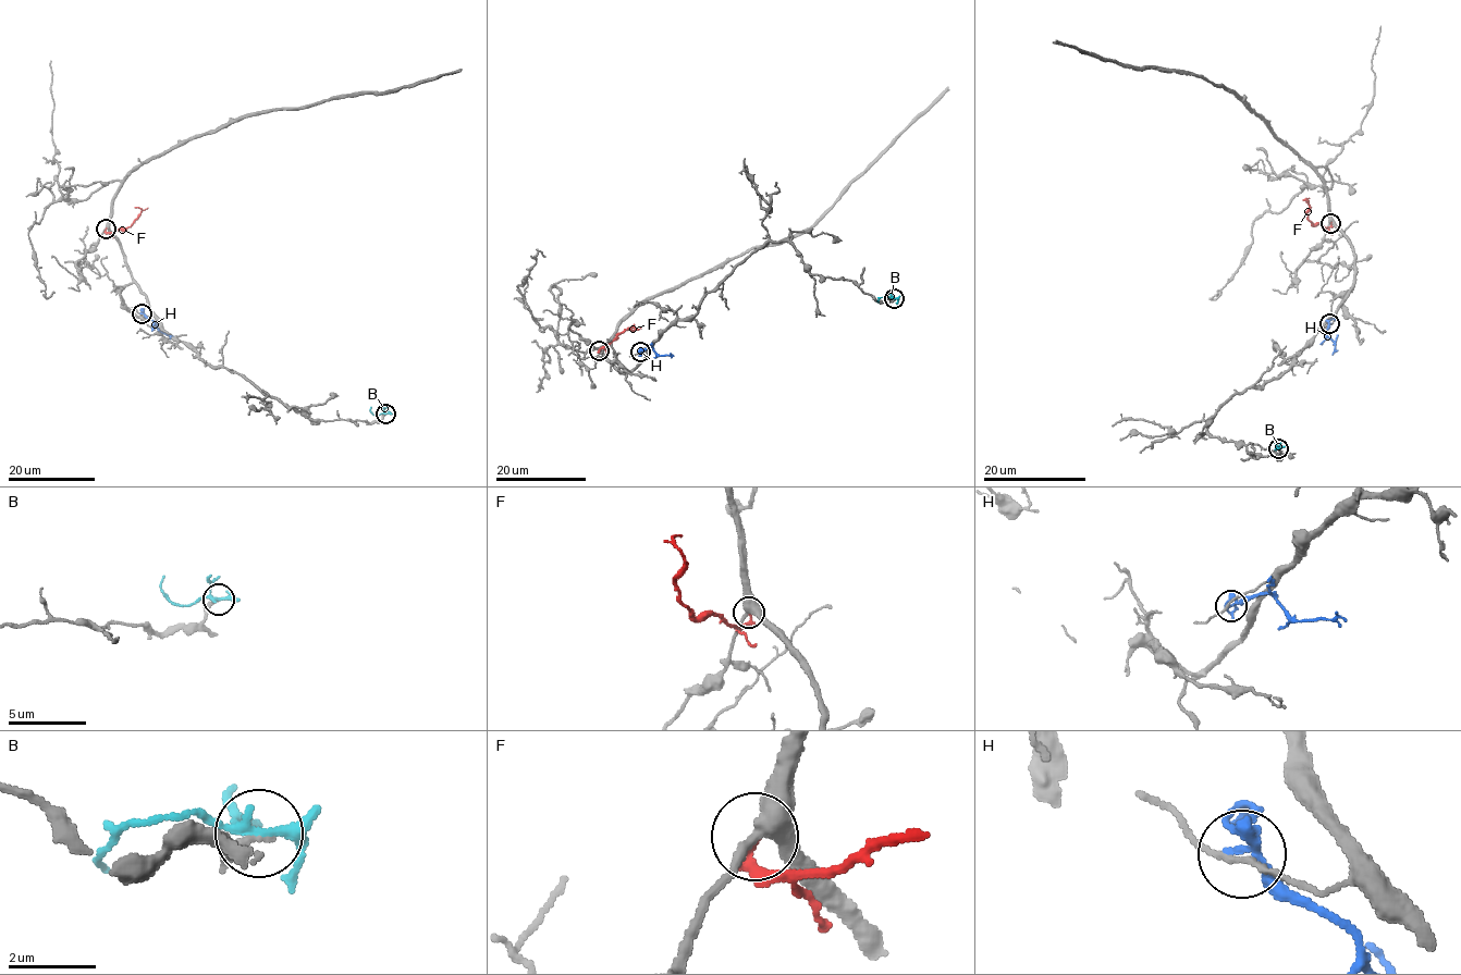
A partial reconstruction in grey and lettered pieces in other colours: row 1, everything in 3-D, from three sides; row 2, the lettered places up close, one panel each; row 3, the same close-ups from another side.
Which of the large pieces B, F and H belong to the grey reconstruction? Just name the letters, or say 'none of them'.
none of them

